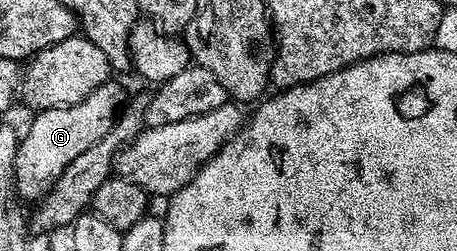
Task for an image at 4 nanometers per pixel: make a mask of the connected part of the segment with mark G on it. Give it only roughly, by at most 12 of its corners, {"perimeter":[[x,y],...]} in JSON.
{"perimeter":[[112,80],[39,111],[17,148],[16,190],[39,202],[70,160],[110,132]]}

